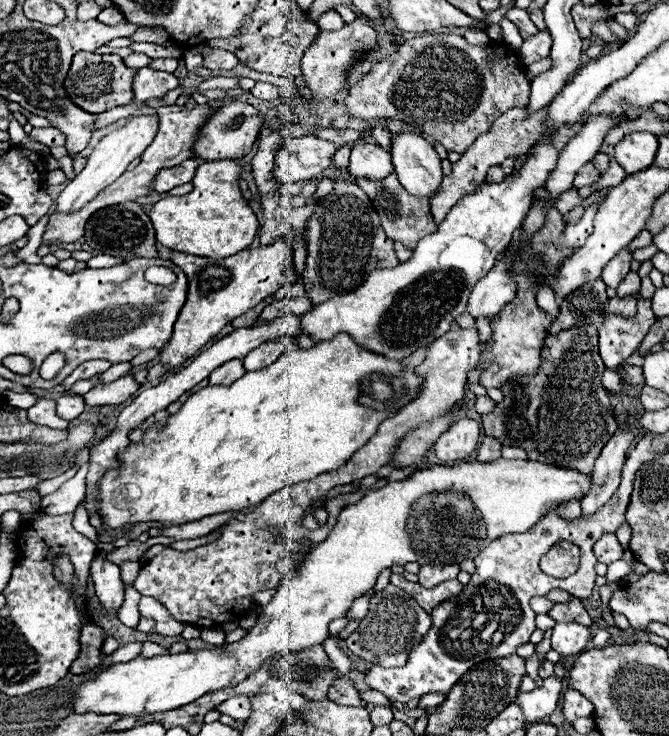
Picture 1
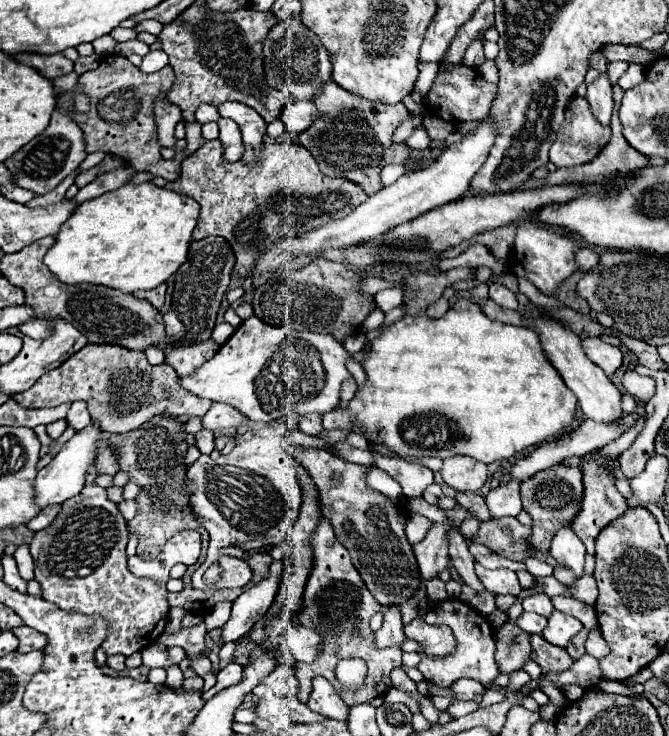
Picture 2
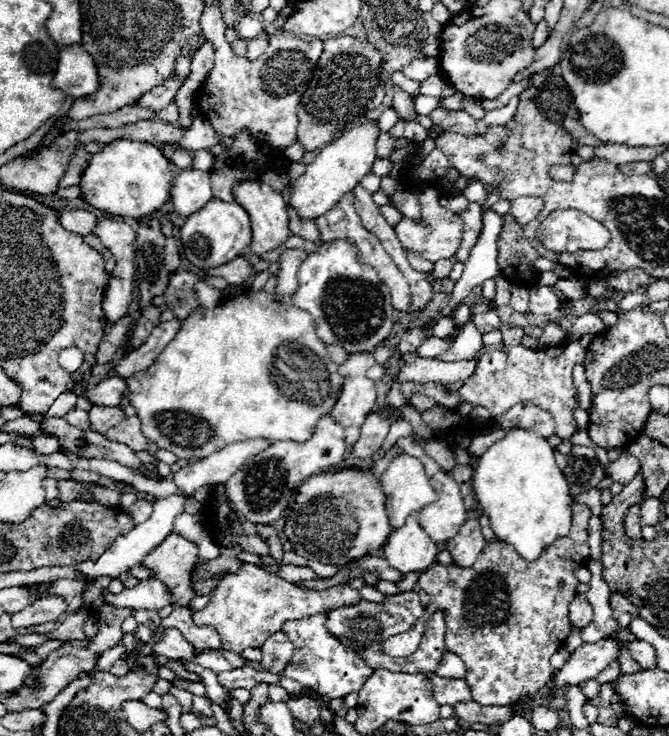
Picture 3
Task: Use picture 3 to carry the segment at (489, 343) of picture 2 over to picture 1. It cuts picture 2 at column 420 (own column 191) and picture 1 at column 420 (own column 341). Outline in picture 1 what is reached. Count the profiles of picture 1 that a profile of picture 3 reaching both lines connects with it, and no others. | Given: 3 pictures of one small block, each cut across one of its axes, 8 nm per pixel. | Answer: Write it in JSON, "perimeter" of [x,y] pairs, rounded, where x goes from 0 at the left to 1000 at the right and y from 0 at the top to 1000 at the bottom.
{"perimeter":[[[505,454],[496,462],[472,465],[460,476],[430,473],[416,486],[416,492],[410,492],[407,497],[398,497],[398,500],[383,503],[383,505],[368,505],[359,516],[353,516],[344,524],[323,522],[323,524],[308,524],[308,527],[296,530],[293,535],[287,535],[275,546],[275,552],[269,554],[266,563],[260,563],[260,565],[254,565],[248,571],[248,576],[245,576],[245,582],[239,587],[230,582],[230,576],[221,584],[215,584],[218,587],[215,598],[206,601],[206,603],[191,606],[188,614],[179,617],[179,628],[182,628],[185,636],[179,636],[176,641],[173,639],[158,641],[152,658],[146,658],[149,660],[146,693],[149,693],[149,701],[155,707],[155,715],[164,720],[164,717],[188,717],[191,712],[200,712],[200,709],[245,709],[245,712],[290,709],[290,707],[299,707],[299,704],[308,704],[308,701],[317,701],[317,698],[359,693],[359,690],[368,690],[368,688],[383,688],[395,677],[401,677],[404,671],[422,666],[422,660],[433,660],[439,655],[463,652],[463,649],[469,649],[469,647],[475,647],[481,641],[505,639],[508,633],[514,633],[520,628],[520,622],[532,611],[538,611],[565,587],[565,579],[577,568],[589,565],[598,554],[604,554],[619,541],[625,541],[628,527],[631,527],[631,516],[634,514],[628,508],[622,508],[619,500],[616,503],[604,503],[598,489],[583,489],[583,486],[577,486],[571,481],[559,481],[553,476],[538,473],[523,454]]]}

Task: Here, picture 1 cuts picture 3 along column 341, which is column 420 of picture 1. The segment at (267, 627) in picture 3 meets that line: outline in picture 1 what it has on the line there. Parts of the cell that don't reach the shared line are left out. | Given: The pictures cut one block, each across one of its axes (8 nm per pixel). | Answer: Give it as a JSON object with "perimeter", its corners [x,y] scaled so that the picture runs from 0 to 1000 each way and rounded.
{"perimeter":[[[586,780],[583,791],[586,791],[589,796],[595,796],[595,799],[607,802],[637,832],[649,829],[658,818],[664,818],[664,815],[670,815],[670,813],[676,813],[676,810],[685,810],[685,807],[691,804],[691,799],[694,799],[685,788],[673,788],[673,791],[661,791],[661,793],[649,796],[649,799],[634,802],[628,793],[604,788],[601,780]]]}

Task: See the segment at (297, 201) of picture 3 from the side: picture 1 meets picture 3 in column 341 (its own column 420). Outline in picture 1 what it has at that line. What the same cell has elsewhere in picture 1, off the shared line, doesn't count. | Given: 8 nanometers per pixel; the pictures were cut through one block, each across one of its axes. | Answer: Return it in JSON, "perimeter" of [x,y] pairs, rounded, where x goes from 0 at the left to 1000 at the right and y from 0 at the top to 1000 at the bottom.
{"perimeter":[[[601,179],[586,188],[586,223],[598,250],[622,269],[646,269],[661,250],[661,217],[637,188]]]}

